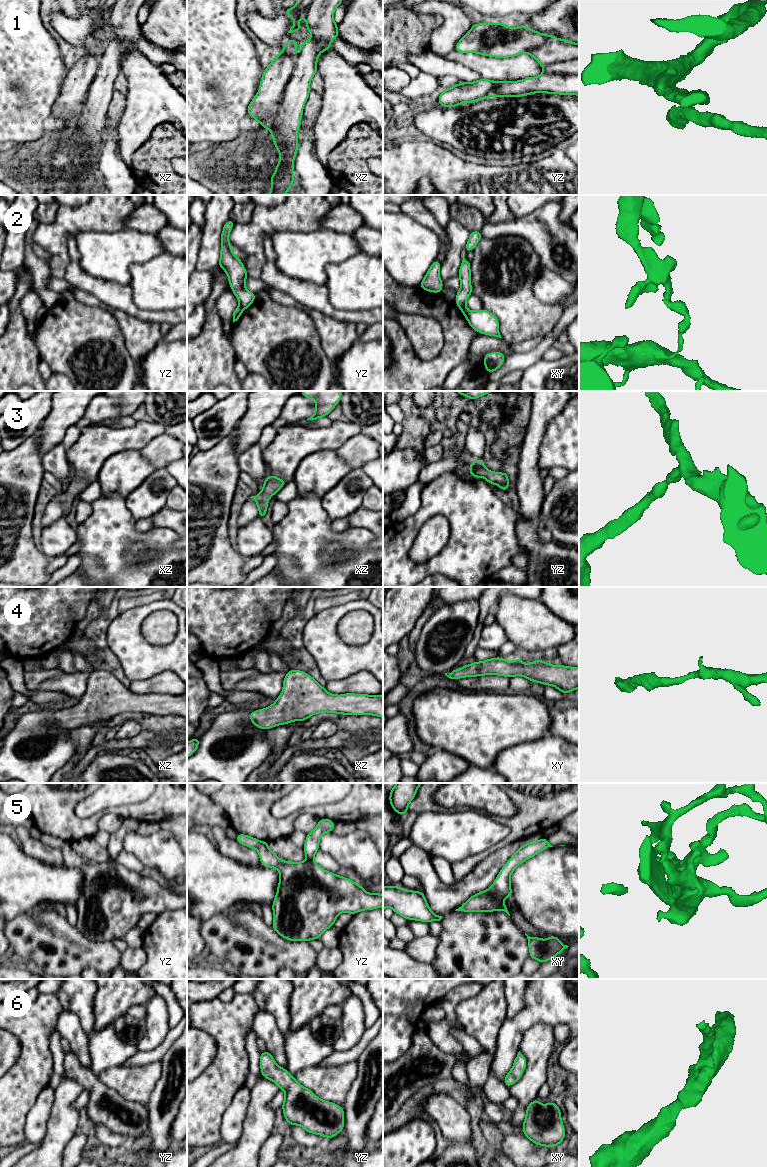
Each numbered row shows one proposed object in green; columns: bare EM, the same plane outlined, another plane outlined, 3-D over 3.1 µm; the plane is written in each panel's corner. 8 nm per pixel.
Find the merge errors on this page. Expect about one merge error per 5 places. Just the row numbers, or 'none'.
2

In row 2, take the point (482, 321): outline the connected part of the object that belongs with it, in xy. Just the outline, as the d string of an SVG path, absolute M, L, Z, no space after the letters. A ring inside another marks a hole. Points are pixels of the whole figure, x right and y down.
M483 308L478 311L459 309L476 332L502 338L499 332L499 321L493 313Z

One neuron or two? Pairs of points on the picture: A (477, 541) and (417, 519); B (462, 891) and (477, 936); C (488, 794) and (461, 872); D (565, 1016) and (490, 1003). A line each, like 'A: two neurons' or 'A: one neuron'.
A: one neuron
B: two neurons
C: two neurons
D: two neurons

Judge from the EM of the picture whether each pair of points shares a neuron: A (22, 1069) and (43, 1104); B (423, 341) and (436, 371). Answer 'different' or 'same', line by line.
A: different
B: different

